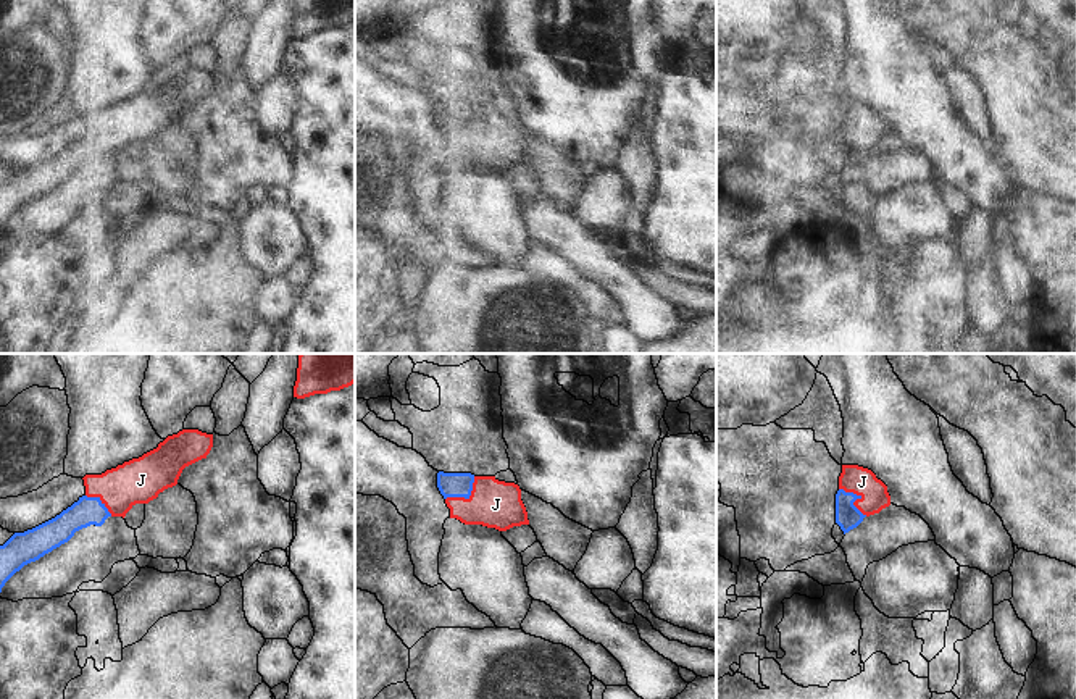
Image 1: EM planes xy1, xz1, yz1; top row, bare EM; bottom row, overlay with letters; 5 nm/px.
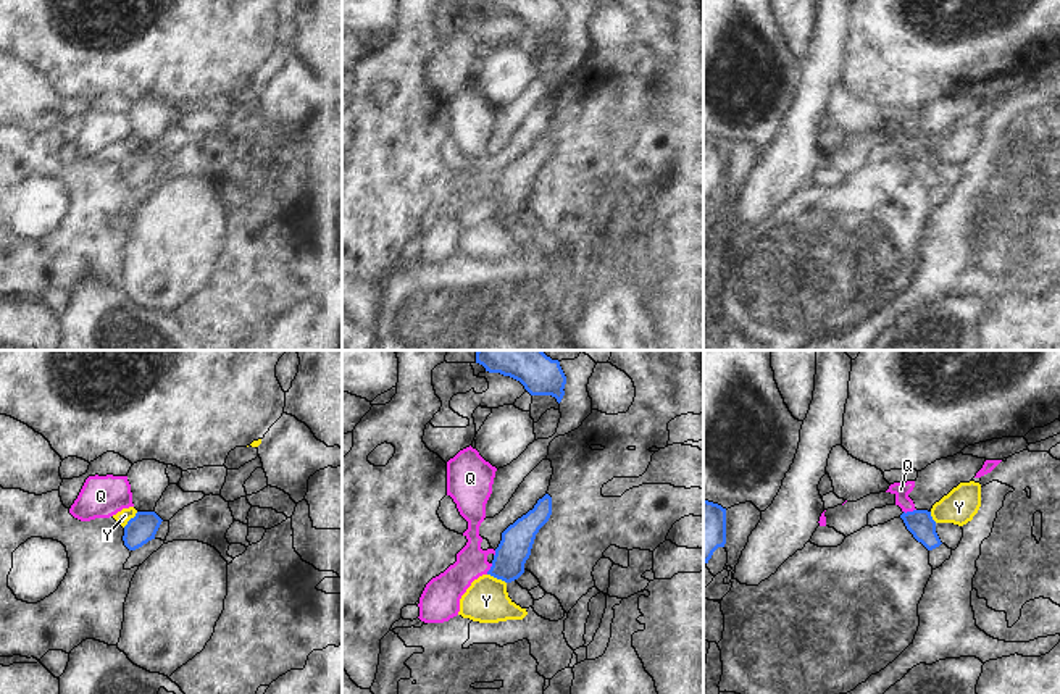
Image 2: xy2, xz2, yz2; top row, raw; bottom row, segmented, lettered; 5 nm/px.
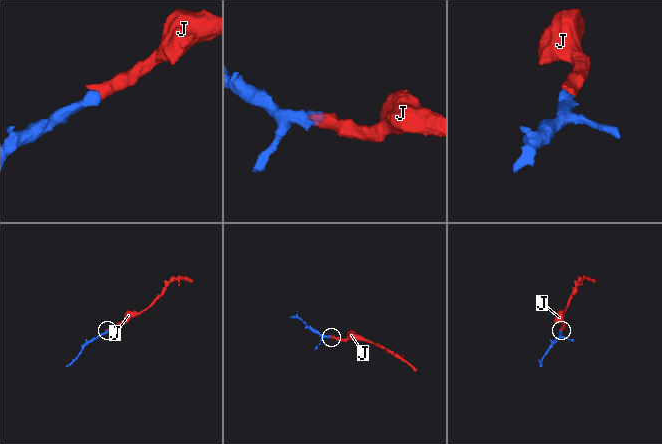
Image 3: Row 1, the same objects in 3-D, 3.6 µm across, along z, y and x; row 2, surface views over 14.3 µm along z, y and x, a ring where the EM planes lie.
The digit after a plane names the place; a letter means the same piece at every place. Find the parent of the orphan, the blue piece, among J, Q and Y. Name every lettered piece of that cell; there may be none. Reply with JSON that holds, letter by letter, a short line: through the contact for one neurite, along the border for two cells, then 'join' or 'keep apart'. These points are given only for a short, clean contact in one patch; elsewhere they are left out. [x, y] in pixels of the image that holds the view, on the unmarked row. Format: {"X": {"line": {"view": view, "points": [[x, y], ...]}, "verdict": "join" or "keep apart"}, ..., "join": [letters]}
{"J": {"line": {"view": "yz1", "points": [[847, 154], [857, 136], [862, 120]]}, "verdict": "join"}, "Q": {"line": {"view": "yz2", "points": [[915, 147], [904, 150]]}, "verdict": "keep apart"}, "Y": {"line": {"view": "xz2", "points": [[488, 212], [505, 221]]}, "verdict": "keep apart"}, "join": ["J"]}

